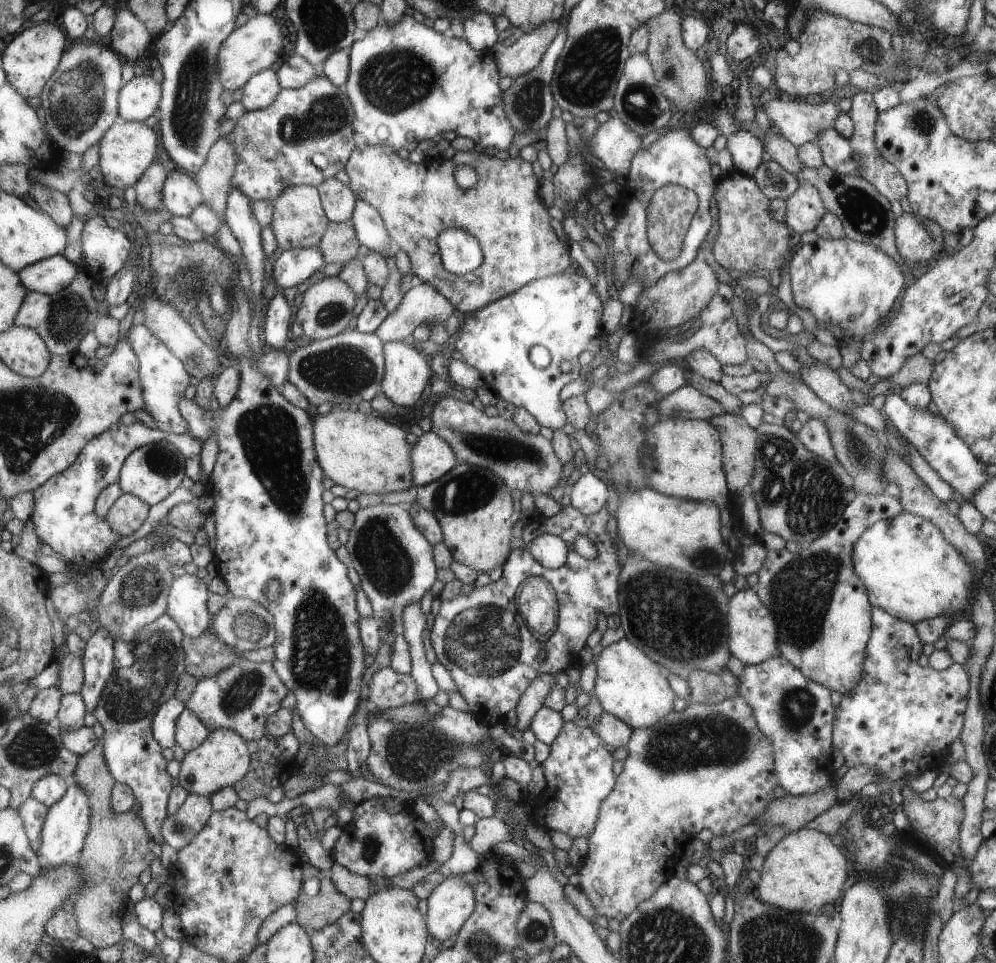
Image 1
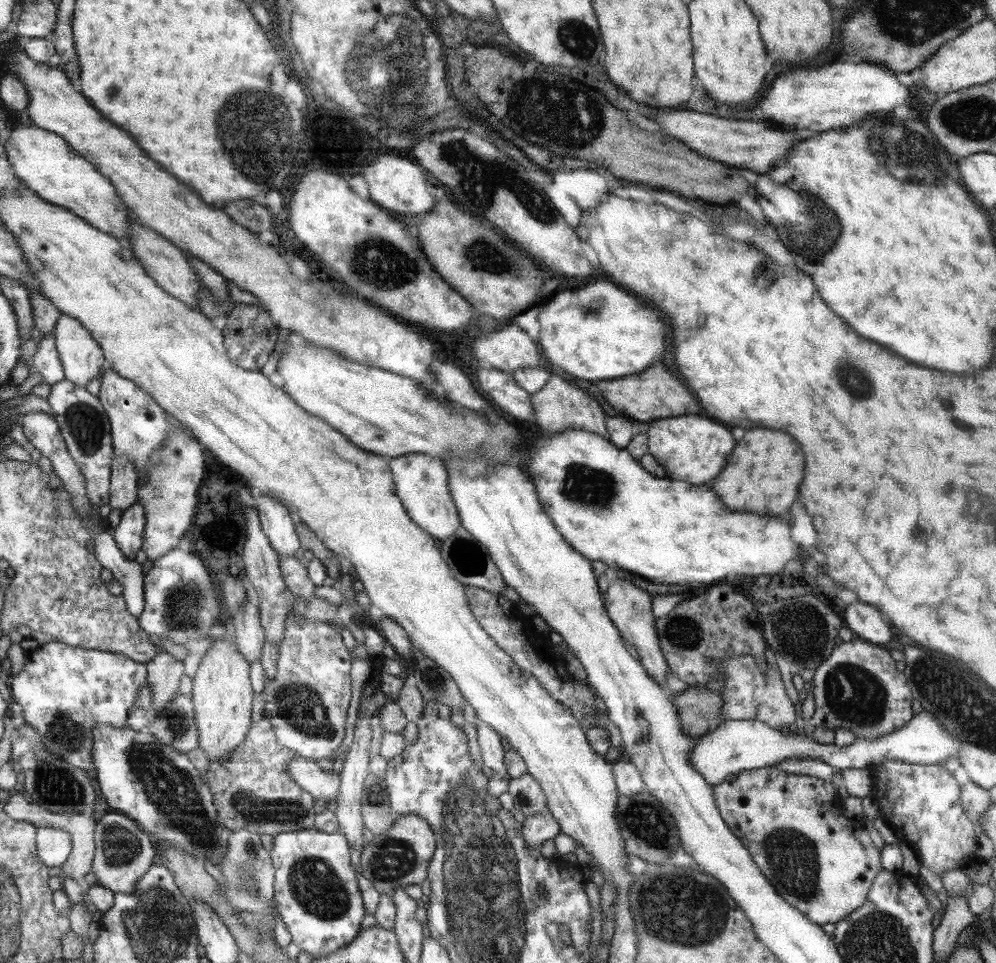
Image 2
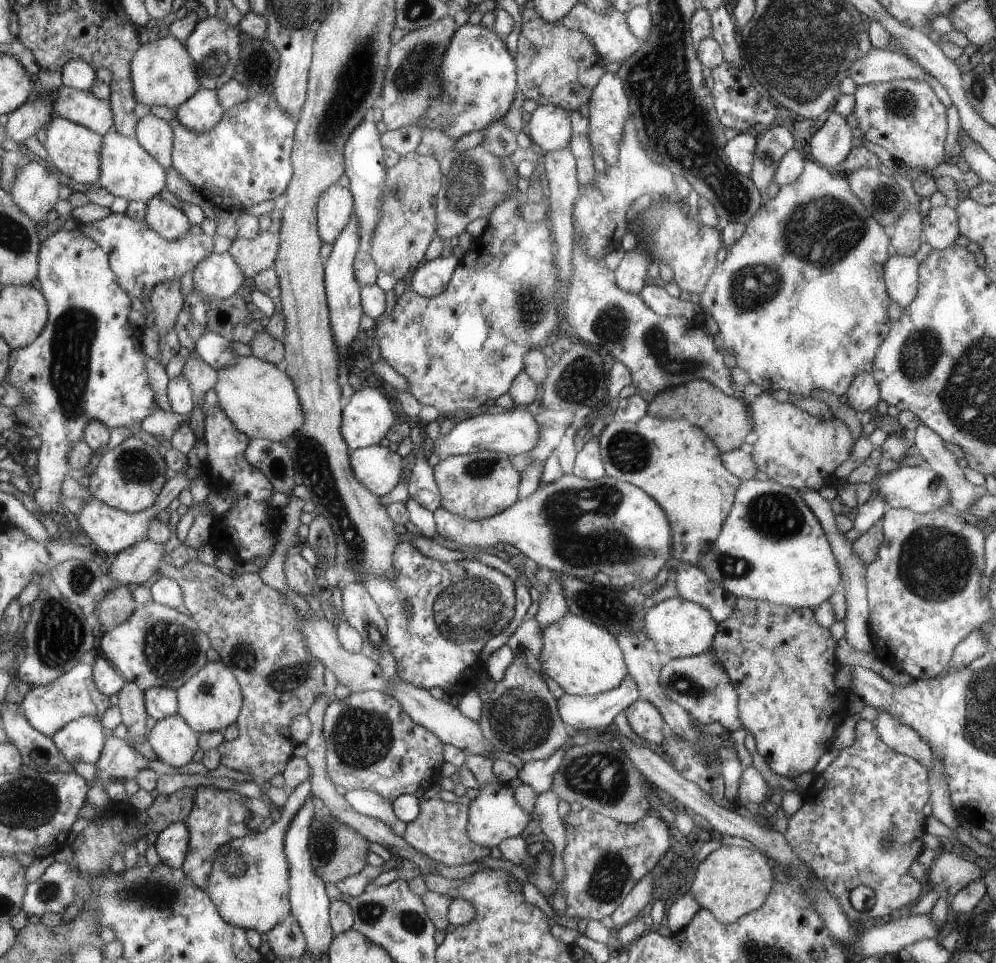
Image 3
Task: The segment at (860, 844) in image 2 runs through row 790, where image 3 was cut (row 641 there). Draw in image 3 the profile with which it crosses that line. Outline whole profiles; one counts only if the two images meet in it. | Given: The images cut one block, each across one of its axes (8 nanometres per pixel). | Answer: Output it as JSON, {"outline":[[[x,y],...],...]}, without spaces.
{"outline":[[[736,598],[735,610],[729,618],[725,618],[723,622],[718,624],[718,633],[715,634],[713,645],[714,656],[718,659],[721,667],[730,678],[730,682],[734,686],[734,690],[738,694],[738,715],[739,724],[746,733],[750,733],[755,738],[756,752],[763,758],[763,761],[769,766],[769,769],[777,774],[777,776],[783,776],[783,778],[795,779],[802,773],[812,771],[817,764],[819,758],[823,755],[825,750],[829,750],[829,743],[831,742],[831,736],[834,736],[835,726],[841,724],[841,720],[847,716],[847,712],[843,710],[843,704],[845,704],[845,698],[841,694],[841,689],[837,688],[833,684],[833,672],[837,670],[837,664],[835,664],[835,656],[833,656],[833,650],[835,650],[835,642],[831,638],[831,632],[827,628],[822,628],[815,622],[811,609],[809,608],[791,608],[789,606],[777,606],[774,603],[763,602],[763,600],[751,600],[747,598]]]}

